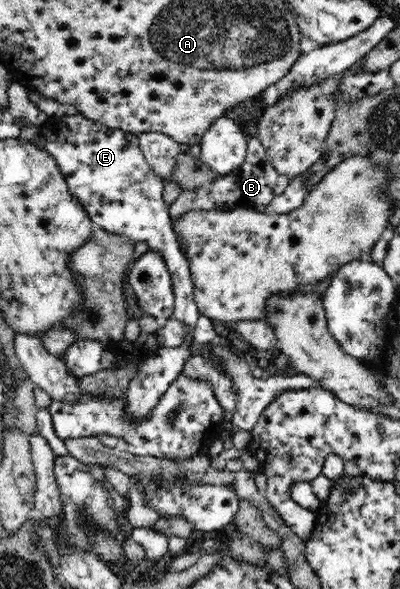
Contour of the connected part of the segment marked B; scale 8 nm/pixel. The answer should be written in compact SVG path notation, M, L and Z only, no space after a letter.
M251 136L247 141L246 158L242 166L233 170L229 175L225 174L208 185L198 187L196 190L181 192L178 198L168 206L168 212L172 223L185 215L187 211L218 211L235 210L238 208L249 208L263 212L271 203L273 197L277 197L290 182L290 178L281 175L269 161L265 146L259 142L258 136Z

